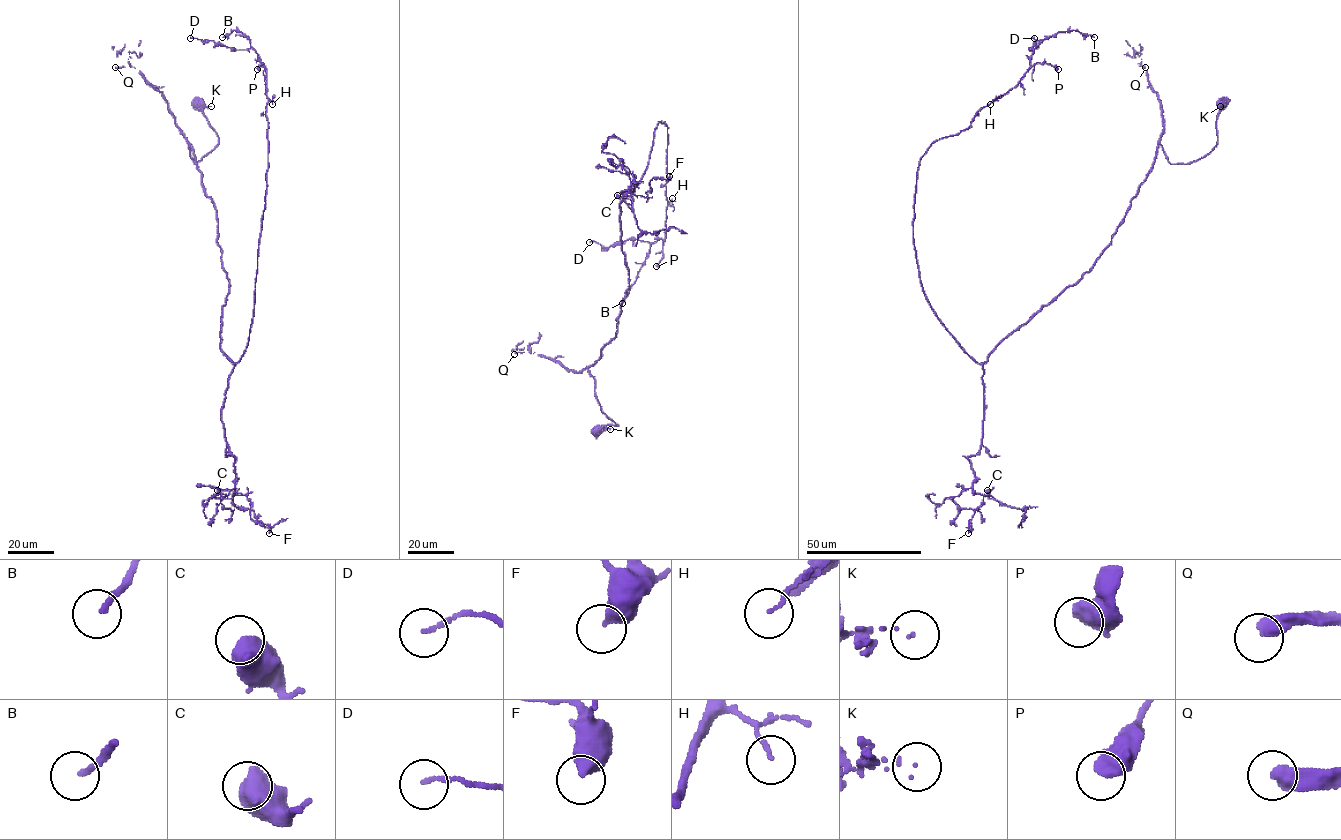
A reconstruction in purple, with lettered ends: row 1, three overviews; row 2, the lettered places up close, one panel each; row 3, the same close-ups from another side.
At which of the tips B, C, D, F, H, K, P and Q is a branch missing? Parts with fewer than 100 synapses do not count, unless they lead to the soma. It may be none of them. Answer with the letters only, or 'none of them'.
Q

